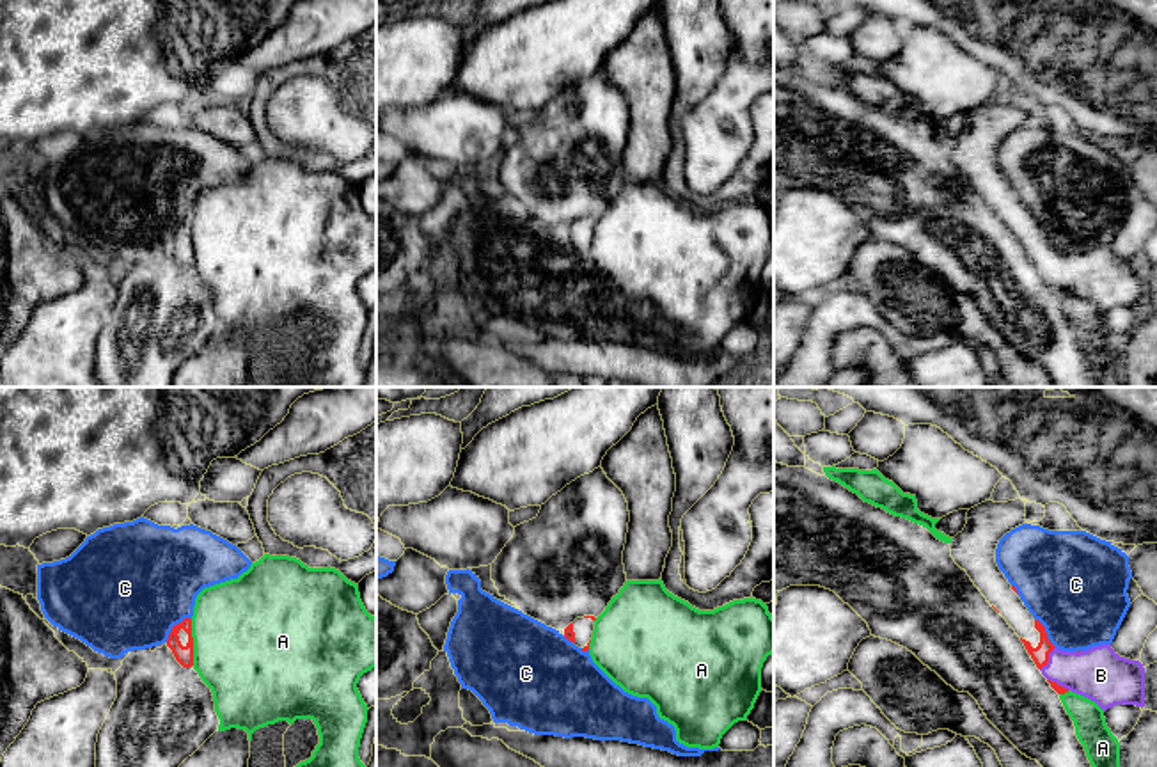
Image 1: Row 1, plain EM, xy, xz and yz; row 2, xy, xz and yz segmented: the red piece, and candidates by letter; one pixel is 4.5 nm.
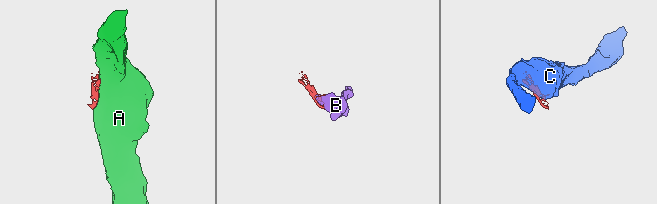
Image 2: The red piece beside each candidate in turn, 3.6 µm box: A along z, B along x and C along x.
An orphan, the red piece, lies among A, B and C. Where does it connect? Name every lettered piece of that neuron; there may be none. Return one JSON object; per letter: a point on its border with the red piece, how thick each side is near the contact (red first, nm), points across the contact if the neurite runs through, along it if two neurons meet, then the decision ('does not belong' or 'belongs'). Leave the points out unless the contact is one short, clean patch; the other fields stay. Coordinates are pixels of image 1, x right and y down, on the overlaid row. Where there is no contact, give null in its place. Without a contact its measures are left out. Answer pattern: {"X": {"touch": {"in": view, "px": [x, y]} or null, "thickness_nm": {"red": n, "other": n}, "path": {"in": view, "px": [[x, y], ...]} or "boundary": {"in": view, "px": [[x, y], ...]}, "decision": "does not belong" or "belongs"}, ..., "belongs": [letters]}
{"A": {"touch": {"in": "xy", "px": [192, 643]}, "thickness_nm": {"red": 80, "other": 500}, "decision": "does not belong"}, "B": {"touch": {"in": "yz", "px": [1047, 659]}, "thickness_nm": {"red": 80, "other": 240}, "path": {"in": "yz", "px": [[1040, 654], [1047, 659], [1065, 672], [1099, 673]]}, "decision": "belongs"}, "C": {"touch": {"in": "xy", "px": [173, 627]}, "thickness_nm": {"red": 80, "other": 500}, "decision": "does not belong"}, "belongs": ["B"]}

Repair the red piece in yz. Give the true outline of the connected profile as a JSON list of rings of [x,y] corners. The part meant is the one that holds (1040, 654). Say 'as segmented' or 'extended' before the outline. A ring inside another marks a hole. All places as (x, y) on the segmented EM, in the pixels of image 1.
extended; [[[1020,497],[1008,502],[985,501],[967,511],[964,531],[949,543],[951,557],[1015,630],[1058,694],[1072,691],[1095,701],[1104,712],[1123,703],[1145,707],[1145,668],[1139,660],[1120,657],[1111,644],[1084,652],[1058,650],[999,570],[997,543],[1022,524],[1026,502]]]

